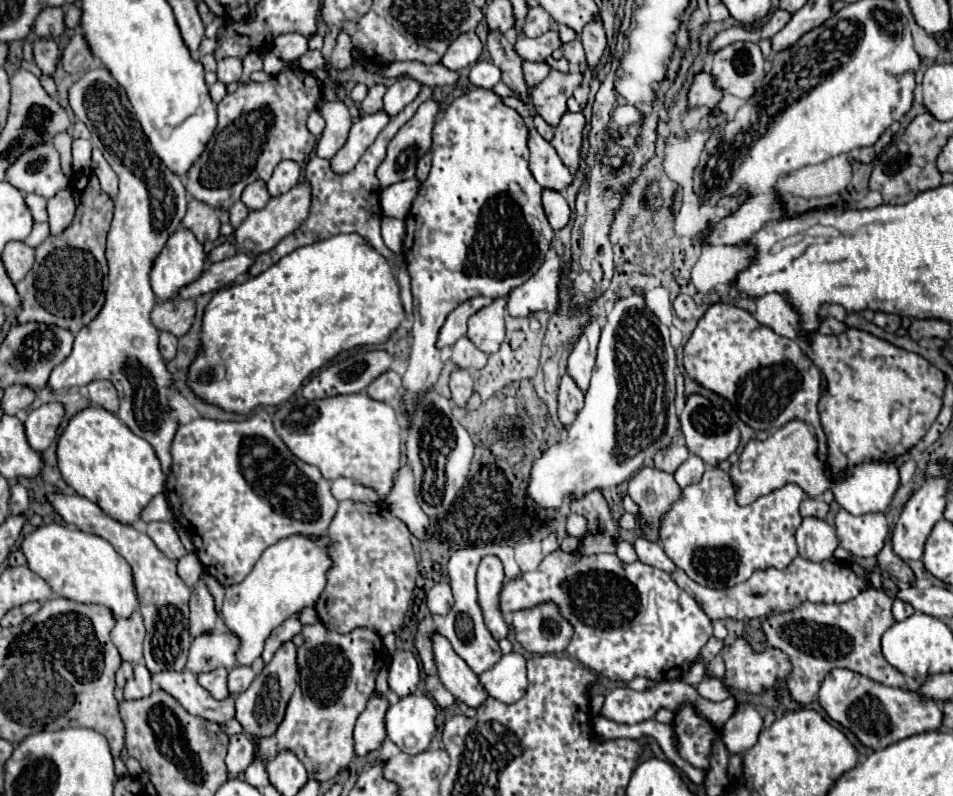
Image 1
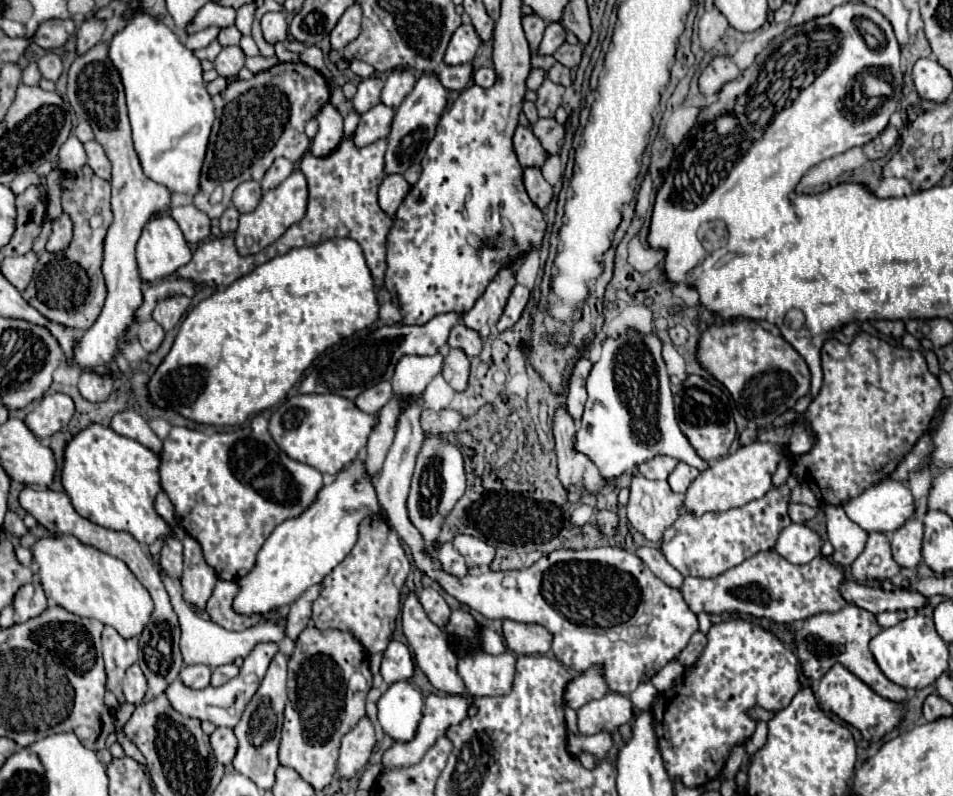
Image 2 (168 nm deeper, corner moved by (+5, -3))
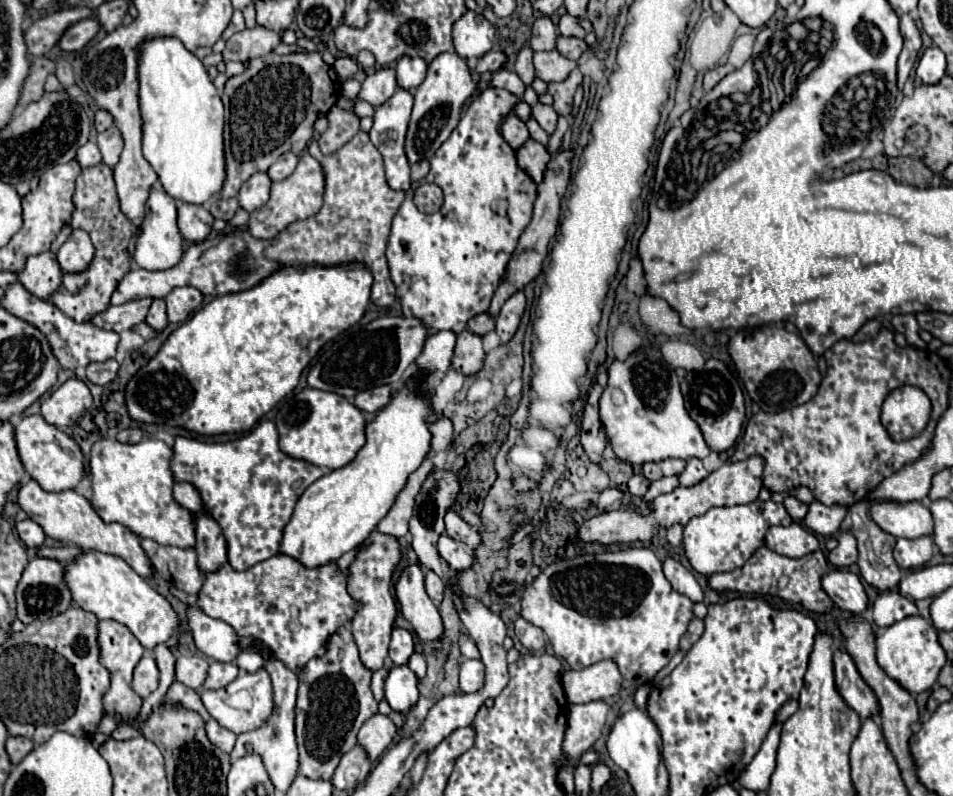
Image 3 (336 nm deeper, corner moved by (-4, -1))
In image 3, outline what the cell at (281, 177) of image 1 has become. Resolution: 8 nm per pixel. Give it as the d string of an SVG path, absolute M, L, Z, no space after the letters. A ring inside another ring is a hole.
M286 152L284 156L280 156L280 160L276 160L276 164L272 164L272 168L268 170L268 176L272 182L280 182L284 178L288 178L294 168L298 164L298 156L292 154L292 152Z

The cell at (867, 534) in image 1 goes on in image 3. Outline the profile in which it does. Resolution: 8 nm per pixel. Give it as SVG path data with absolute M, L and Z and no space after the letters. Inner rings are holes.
M842 530L838 536L838 546L828 554L828 560L836 568L846 568L846 566L852 566L856 562L856 558L858 558L856 538L852 532Z

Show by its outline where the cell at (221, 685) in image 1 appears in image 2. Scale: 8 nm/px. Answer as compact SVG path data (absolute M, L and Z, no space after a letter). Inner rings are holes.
M185 666L181 670L179 678L189 688L207 688L209 678L211 678L211 670L207 666Z

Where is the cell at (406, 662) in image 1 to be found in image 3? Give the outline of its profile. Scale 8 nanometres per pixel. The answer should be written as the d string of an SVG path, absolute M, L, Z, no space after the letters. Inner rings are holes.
M394 628L392 642L390 642L390 652L388 652L392 664L394 666L404 666L404 664L408 664L412 654L414 654L412 634L404 628Z

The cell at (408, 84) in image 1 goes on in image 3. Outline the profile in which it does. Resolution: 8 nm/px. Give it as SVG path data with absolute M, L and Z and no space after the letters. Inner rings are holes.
M404 56L398 60L396 64L396 80L398 80L398 86L404 88L404 90L414 90L422 84L424 76L426 76L426 64L424 60L420 58L410 58L410 56Z

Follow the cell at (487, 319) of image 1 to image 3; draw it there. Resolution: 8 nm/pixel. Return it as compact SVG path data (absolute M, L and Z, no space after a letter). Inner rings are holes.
M558 152L558 156L554 156L548 164L548 170L544 172L544 180L542 184L538 184L538 198L534 202L534 216L532 216L532 222L530 226L524 230L524 234L520 236L518 240L518 246L506 266L506 272L502 276L502 282L500 286L496 288L494 292L494 298L492 298L492 304L490 304L490 310L488 314L492 318L496 318L500 314L500 308L502 304L512 296L516 294L518 290L522 290L528 282L532 282L540 272L542 272L542 264L544 264L544 258L548 256L548 244L550 244L550 238L556 234L558 230L558 216L560 216L560 198L564 196L566 192L566 184L568 184L568 176L570 176L570 158L572 158L572 152Z

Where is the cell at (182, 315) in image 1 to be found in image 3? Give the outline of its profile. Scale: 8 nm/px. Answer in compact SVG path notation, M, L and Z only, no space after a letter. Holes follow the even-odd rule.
M182 286L174 288L164 298L164 302L168 308L168 320L174 324L182 324L202 304L202 294L192 286Z

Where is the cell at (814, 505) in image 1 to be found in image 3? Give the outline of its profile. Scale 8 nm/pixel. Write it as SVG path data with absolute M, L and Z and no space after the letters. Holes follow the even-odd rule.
M788 496L788 498L784 500L784 506L788 508L788 514L790 514L796 522L804 520L804 516L808 514L808 506L806 506L804 502L800 502L798 498L794 498L794 496Z

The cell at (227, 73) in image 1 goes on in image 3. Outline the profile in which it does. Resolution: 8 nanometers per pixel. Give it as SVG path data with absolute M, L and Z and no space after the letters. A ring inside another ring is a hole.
M252 28L252 30L242 30L236 32L228 42L222 52L224 60L234 60L234 62L248 62L258 56L270 54L278 44L280 44L280 34L268 30L268 28Z

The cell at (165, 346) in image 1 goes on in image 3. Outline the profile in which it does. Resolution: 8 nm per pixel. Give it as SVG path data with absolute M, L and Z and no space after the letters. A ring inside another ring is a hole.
M156 298L152 302L152 308L146 316L146 324L152 326L156 332L162 332L166 326L168 326L168 316L166 316L166 306L164 306L164 300L162 298Z

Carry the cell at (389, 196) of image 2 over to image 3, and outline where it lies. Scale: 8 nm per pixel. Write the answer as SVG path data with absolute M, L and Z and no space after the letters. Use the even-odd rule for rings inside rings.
M400 88L400 90L396 90L396 94L388 102L384 102L382 106L376 108L374 124L370 130L372 144L384 156L388 186L392 190L402 190L402 192L406 192L410 188L410 164L404 156L404 136L406 136L406 128L408 128L408 120L410 120L410 110L412 110L412 94Z

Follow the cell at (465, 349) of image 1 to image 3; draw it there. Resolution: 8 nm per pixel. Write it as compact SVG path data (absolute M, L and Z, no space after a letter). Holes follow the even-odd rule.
M478 314L468 322L468 330L476 336L484 336L490 330L494 330L494 320L488 314Z

